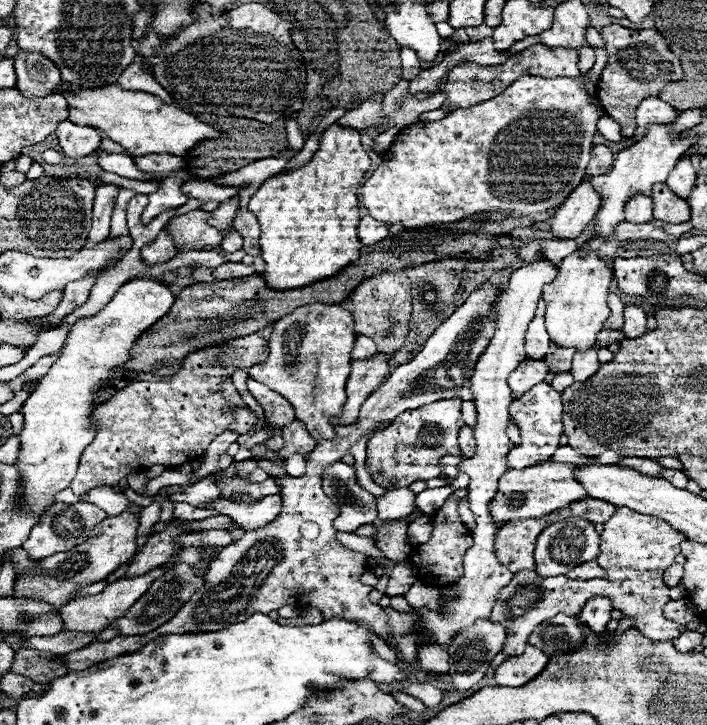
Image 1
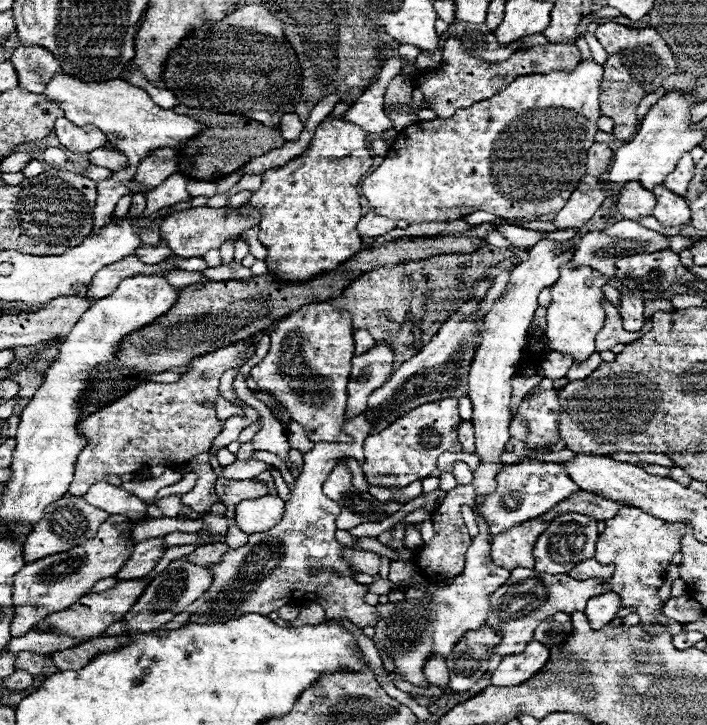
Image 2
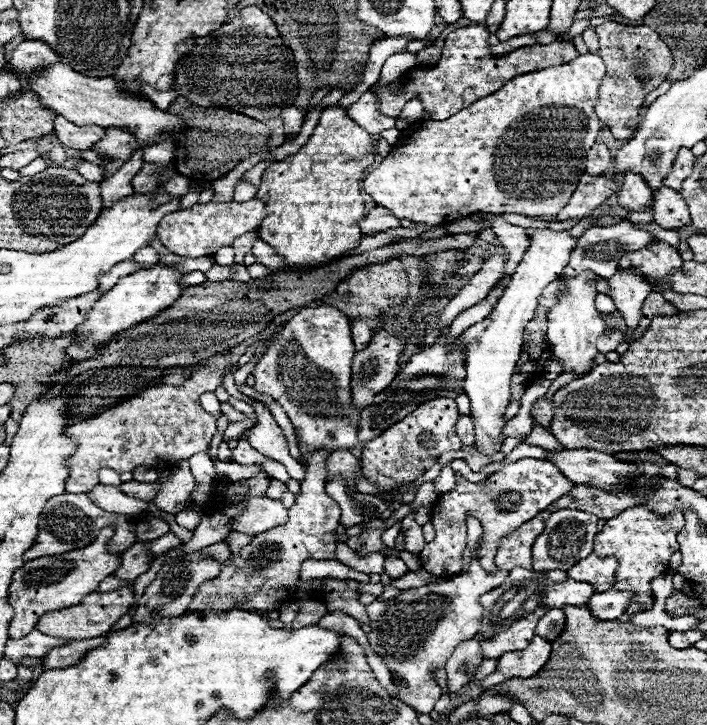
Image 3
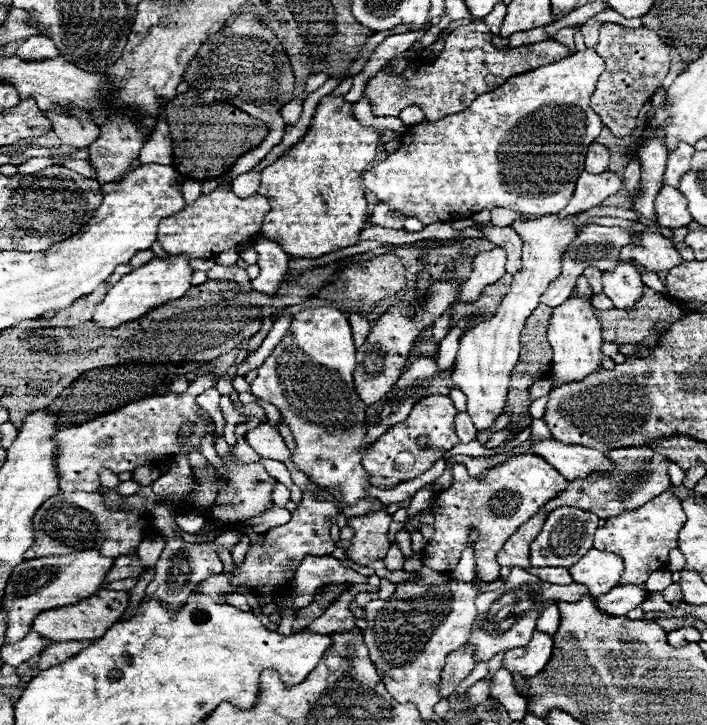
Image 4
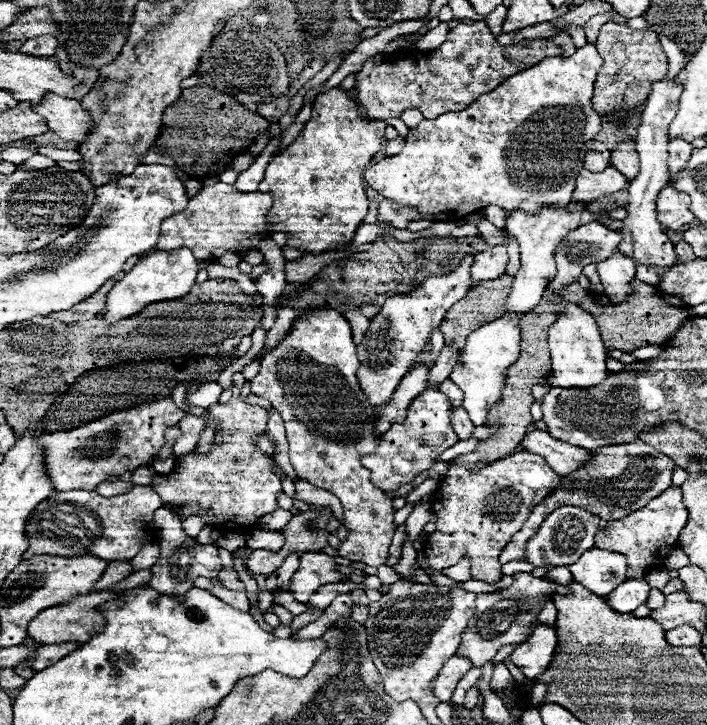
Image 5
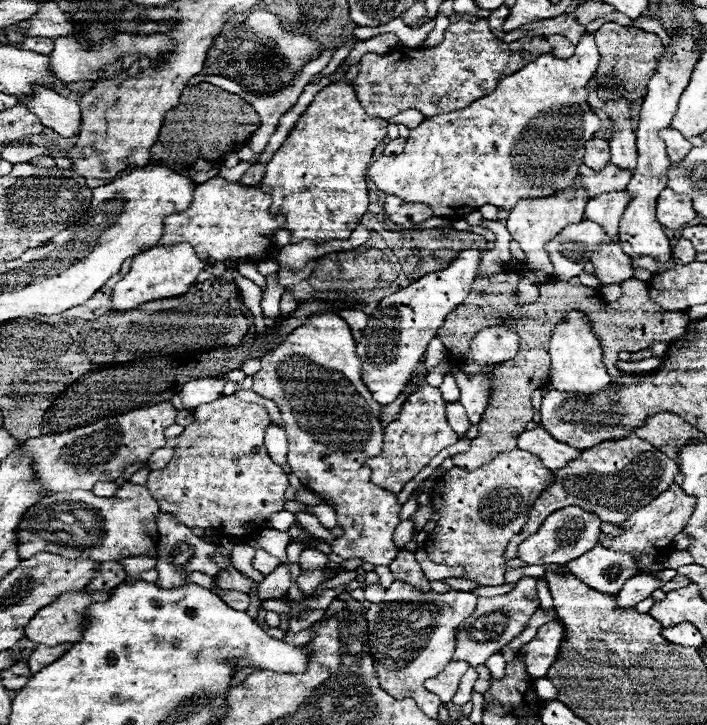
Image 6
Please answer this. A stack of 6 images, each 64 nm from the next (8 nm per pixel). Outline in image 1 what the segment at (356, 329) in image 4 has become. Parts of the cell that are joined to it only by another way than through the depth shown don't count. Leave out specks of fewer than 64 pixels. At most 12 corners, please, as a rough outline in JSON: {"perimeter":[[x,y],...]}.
{"perimeter":[[358,336],[352,360],[366,360],[376,354],[368,336]]}

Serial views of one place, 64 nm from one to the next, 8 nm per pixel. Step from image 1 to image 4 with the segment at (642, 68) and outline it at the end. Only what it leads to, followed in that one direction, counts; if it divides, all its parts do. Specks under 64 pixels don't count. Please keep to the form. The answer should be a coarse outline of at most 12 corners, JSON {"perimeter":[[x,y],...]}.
{"perimeter":[[604,22],[592,108],[630,136],[670,70],[648,28]]}

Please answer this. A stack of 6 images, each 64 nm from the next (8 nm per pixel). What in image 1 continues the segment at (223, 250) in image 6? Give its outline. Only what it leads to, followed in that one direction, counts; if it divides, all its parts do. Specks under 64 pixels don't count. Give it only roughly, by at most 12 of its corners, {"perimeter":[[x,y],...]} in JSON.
{"perimeter":[[192,210],[168,222],[180,252],[218,246],[222,234],[208,212]]}

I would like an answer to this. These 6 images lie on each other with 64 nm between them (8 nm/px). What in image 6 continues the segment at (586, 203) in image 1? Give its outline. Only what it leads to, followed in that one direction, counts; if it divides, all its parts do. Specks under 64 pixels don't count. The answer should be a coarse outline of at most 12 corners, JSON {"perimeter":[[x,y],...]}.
{"perimeter":[[614,164],[600,172],[578,168],[576,184],[588,198],[626,190],[630,172]]}

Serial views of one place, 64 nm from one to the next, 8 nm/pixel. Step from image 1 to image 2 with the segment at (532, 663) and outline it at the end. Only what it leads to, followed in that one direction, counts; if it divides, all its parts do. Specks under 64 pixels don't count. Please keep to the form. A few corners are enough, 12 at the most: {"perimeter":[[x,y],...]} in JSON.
{"perimeter":[[530,642],[504,656],[492,686],[518,686],[548,662],[548,648]]}

